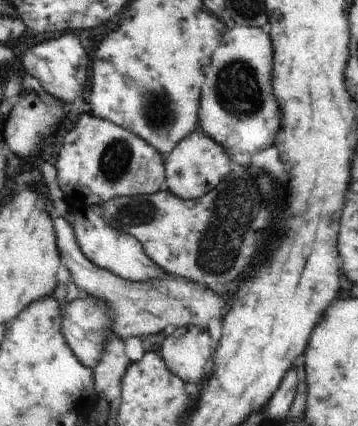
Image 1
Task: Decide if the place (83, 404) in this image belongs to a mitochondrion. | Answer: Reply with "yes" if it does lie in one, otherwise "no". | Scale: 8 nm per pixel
no

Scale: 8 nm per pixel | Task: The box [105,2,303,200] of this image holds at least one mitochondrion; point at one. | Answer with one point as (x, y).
(236, 86)

